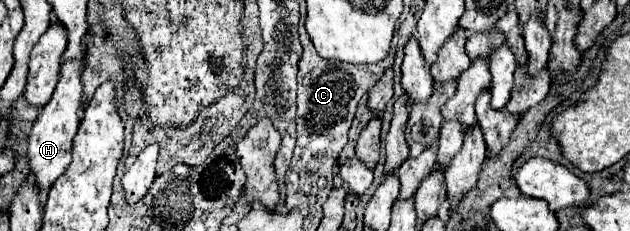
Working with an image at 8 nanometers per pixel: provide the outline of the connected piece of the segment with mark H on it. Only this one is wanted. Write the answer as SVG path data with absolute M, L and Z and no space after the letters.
M72 60L62 64L60 80L52 94L52 100L44 106L42 114L38 114L30 134L28 134L28 148L26 148L26 162L30 174L34 176L34 184L40 188L40 194L48 194L50 186L64 174L70 164L72 152L72 138L80 126L80 106L82 106L82 72L86 70L86 62Z

